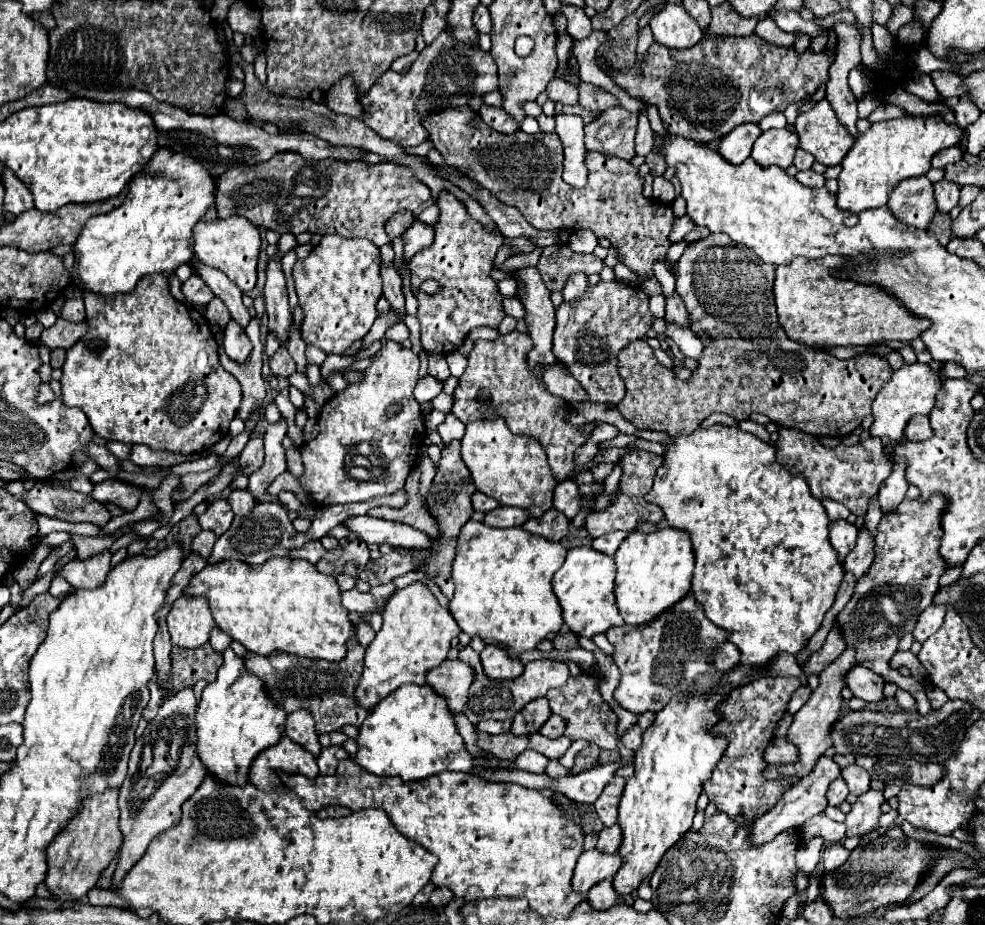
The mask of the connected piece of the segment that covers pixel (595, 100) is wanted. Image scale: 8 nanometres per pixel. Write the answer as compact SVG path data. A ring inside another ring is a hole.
M581 82L581 84L579 84L579 104L585 106L587 110L597 112L597 110L603 110L607 104L617 106L619 100L617 100L613 94L605 92L603 88L597 88L597 86L593 86L593 84Z

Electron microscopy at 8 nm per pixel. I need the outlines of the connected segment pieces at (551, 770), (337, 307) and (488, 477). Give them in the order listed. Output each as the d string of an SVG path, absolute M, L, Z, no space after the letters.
M549 760L549 766L545 768L545 774L549 774L551 778L561 778L561 776L571 774L571 770L567 770L565 766L561 766L559 760Z
M323 236L305 260L297 260L293 266L293 280L299 298L299 306L305 310L303 340L321 348L325 354L343 354L355 340L361 340L373 326L377 314L377 300L381 298L381 258L379 248L365 238L343 240L339 236Z
M503 418L469 422L467 434L461 440L461 458L471 470L477 490L493 496L501 504L527 508L533 518L543 516L553 506L551 496L557 480L541 444L533 436L513 434Z

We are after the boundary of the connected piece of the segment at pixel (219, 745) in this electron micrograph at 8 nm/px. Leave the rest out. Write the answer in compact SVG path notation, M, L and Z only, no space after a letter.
M231 648L223 652L223 660L225 662L219 668L217 680L205 686L195 714L195 752L211 778L217 782L243 786L249 780L249 768L257 754L281 740L287 714L283 714L281 708L275 708L271 700L267 700L263 684L259 684L259 680L247 672L243 660L235 656Z

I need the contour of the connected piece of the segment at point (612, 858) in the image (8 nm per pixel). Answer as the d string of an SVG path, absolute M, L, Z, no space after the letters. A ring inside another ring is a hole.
M597 848L587 850L579 856L579 862L575 866L573 876L573 890L587 894L591 886L595 886L603 878L611 878L617 874L617 870L623 866L625 858L621 854L605 854Z

